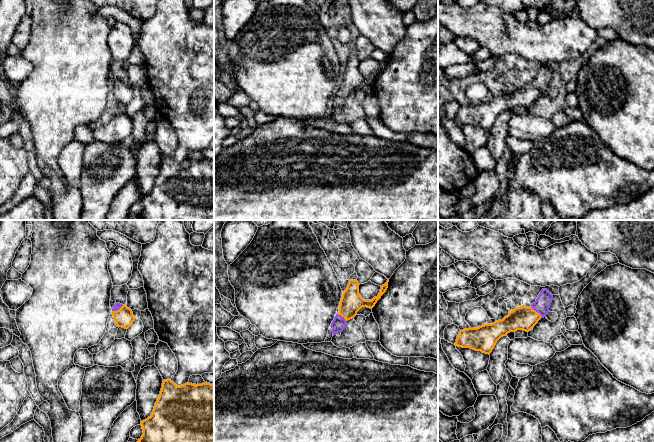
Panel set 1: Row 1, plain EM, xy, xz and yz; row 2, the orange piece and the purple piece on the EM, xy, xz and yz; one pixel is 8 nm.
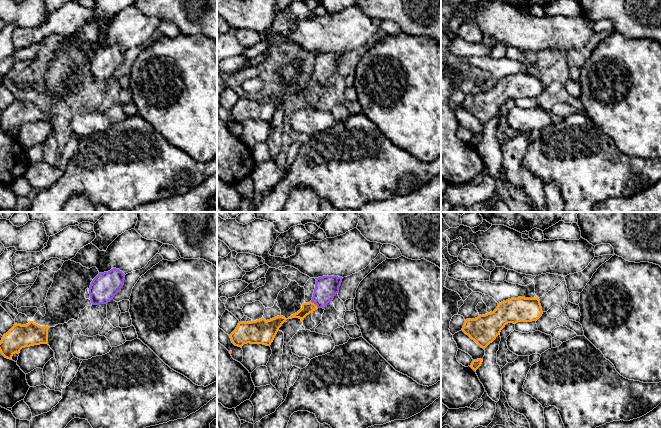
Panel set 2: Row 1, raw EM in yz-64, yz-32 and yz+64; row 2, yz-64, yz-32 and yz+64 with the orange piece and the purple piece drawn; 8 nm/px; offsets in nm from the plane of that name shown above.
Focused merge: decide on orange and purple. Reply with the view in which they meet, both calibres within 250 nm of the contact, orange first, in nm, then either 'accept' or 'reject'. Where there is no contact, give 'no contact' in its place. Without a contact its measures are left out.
contact in yz; calibres 190 and 130 nm; accept

